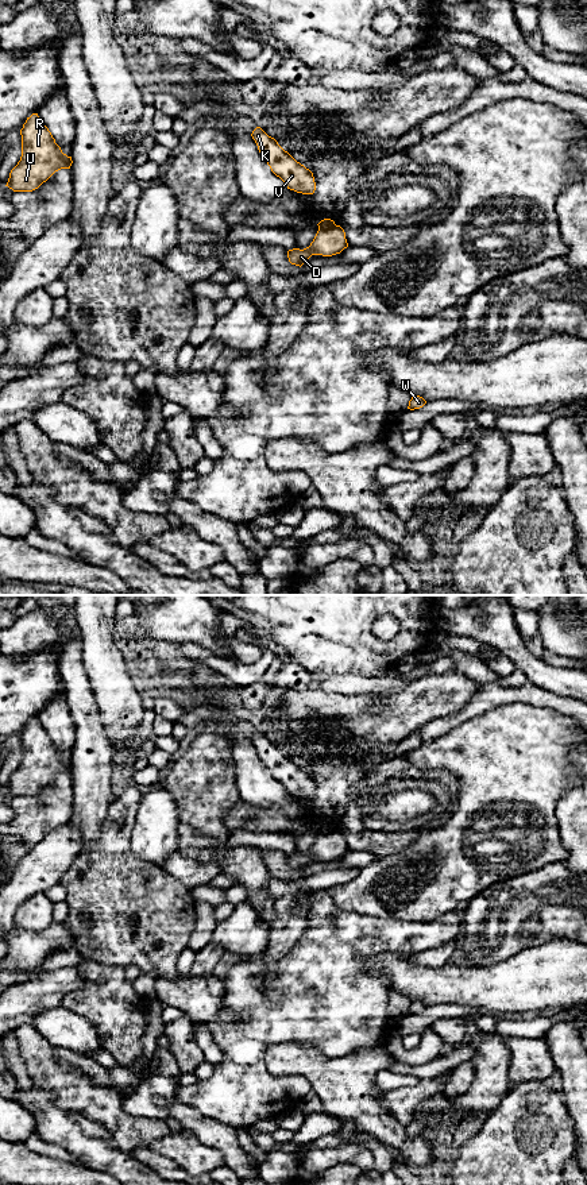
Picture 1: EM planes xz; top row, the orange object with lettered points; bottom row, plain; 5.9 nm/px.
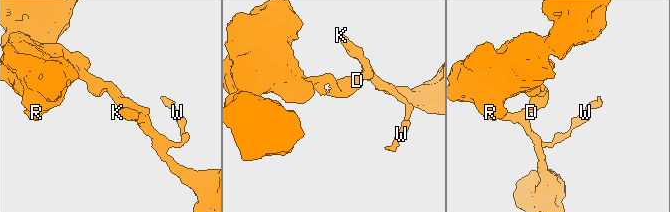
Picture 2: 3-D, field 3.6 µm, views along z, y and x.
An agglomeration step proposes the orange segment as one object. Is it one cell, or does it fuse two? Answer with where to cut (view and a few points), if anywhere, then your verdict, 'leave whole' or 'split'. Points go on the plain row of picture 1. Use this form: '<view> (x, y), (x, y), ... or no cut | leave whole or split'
xz (338, 830), (329, 834), (319, 834) | split

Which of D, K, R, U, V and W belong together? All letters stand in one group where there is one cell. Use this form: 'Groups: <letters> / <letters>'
Groups: D R U / K V W

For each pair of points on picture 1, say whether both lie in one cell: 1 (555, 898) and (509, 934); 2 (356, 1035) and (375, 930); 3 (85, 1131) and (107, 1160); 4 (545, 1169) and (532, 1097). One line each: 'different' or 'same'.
1: same
2: same
3: same
4: same

